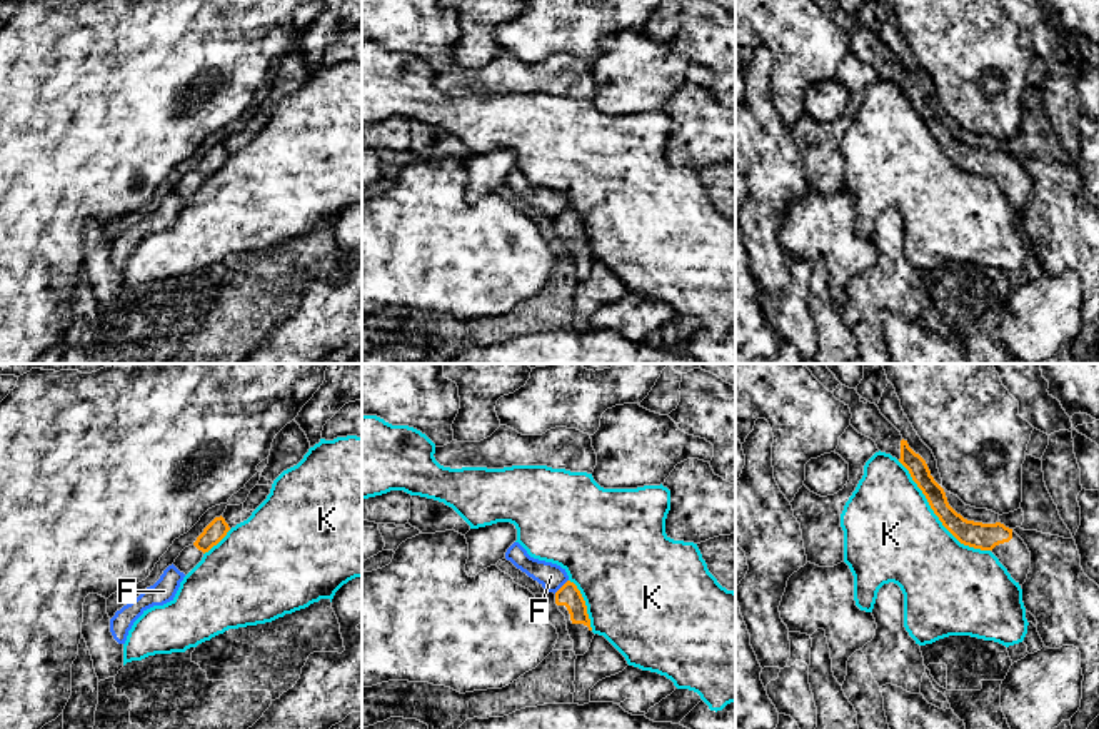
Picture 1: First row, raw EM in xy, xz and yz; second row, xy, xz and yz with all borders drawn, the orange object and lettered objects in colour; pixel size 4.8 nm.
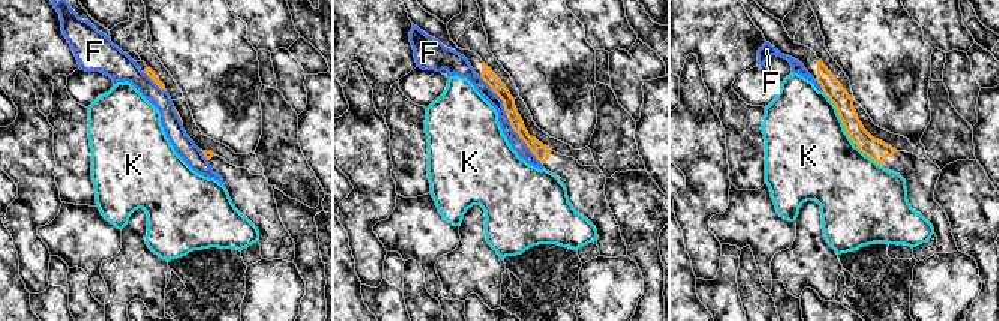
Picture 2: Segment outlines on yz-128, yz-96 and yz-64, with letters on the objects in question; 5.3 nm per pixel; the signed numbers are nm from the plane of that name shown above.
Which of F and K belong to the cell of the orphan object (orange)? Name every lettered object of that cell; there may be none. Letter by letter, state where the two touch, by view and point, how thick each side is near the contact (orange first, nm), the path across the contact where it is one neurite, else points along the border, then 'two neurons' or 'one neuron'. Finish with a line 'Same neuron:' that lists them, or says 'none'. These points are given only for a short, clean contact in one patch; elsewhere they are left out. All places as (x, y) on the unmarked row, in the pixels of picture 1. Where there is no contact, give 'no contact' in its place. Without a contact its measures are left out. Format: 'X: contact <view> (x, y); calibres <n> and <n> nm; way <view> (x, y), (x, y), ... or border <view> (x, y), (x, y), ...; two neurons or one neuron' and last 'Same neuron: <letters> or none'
F: contact xz (562, 212); calibres 110 and 120 nm; two neurons
K: contact yz (936, 140); calibres 130 and 460 nm; two neurons
Same neuron: none

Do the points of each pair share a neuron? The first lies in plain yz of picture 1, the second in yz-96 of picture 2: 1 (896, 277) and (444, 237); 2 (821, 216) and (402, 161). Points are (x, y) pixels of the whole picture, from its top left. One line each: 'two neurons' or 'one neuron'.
1: two neurons
2: two neurons

